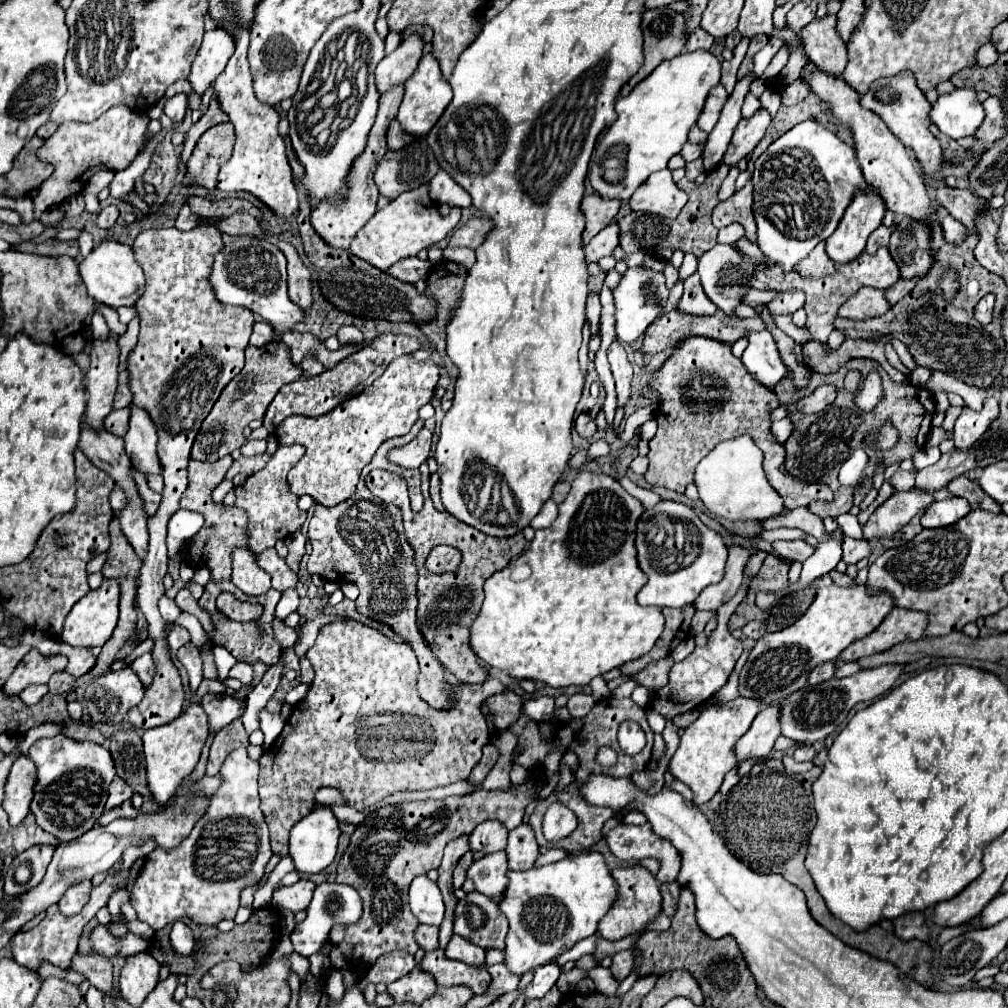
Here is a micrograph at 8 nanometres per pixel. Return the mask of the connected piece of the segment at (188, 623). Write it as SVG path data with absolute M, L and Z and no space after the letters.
M183 612L175 621L175 624L188 630L190 641L198 645L200 651L208 652L212 648L210 637L208 637L199 620L193 615Z

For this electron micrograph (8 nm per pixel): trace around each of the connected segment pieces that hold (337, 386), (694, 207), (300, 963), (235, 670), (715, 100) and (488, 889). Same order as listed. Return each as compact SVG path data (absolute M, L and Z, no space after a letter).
M378 335L370 343L364 343L354 355L342 359L334 369L324 371L318 377L310 379L298 379L290 385L284 385L274 401L270 403L266 417L264 417L264 427L274 433L276 425L282 423L290 415L310 415L310 417L320 417L328 411L332 411L336 405L340 405L344 399L350 399L352 395L358 393L360 385L362 389L368 387L386 367L390 361L394 361L400 355L408 355L422 349L422 343L416 337L406 337L406 335Z
M720 165L712 173L708 173L706 181L702 185L696 185L694 181L688 181L686 177L678 181L678 187L688 193L688 203L682 209L682 213L676 219L666 219L666 217L656 217L656 215L644 215L644 213L630 213L618 221L620 225L620 247L624 249L626 255L630 253L648 253L648 255L658 255L662 259L670 259L676 249L684 253L692 253L700 257L708 249L716 245L716 233L718 229L712 225L710 215L714 207L718 205L718 189L728 175L728 167Z
M292 953L292 955L290 955L290 963L292 963L290 969L300 977L300 983L304 983L304 981L306 981L306 975L308 975L310 961L304 959L304 957L300 957L298 953Z
M234 665L230 671L230 677L242 681L244 687L250 687L254 683L254 669L250 665Z
M716 85L716 89L710 89L710 97L706 97L706 105L704 105L704 109L702 109L702 113L700 113L698 121L696 121L696 125L702 131L710 133L714 129L714 125L716 125L716 121L720 117L720 111L722 111L722 107L726 103L726 99L728 99L728 95L726 95L726 91L724 91L722 85Z
M490 853L480 861L474 861L472 867L468 869L468 879L474 881L476 891L490 897L492 901L500 901L502 893L506 891L508 877L506 877L506 853Z

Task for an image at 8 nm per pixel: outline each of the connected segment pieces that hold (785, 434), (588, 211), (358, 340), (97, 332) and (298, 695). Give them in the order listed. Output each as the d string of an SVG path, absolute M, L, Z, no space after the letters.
M786 417L786 419L782 419L782 421L774 421L774 423L772 423L772 433L774 433L774 437L776 437L780 443L784 443L784 441L790 437L790 433L792 433L792 419Z
M588 195L582 199L580 209L586 217L586 229L582 233L582 241L590 241L596 233L600 233L606 225L612 223L620 209L620 201L614 199L604 199L600 195Z
M348 325L340 327L340 329L338 329L338 333L336 333L336 337L338 337L340 345L361 345L364 341L361 331L354 326Z
M95 306L90 328L95 339L106 340L110 333L104 317Z
M300 683L298 687L294 687L294 689L290 689L290 693L286 695L286 699L284 699L284 703L286 703L286 705L296 705L298 701L302 701L302 699L306 697L306 693L308 693L308 685L304 685L304 683Z

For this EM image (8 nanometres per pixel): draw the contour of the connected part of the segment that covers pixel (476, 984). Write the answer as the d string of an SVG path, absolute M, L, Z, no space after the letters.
M442 949L428 951L418 965L424 973L430 973L436 985L454 987L466 985L472 989L474 995L482 995L490 985L490 975L486 969L476 969L470 965L462 965L460 961L450 961Z

